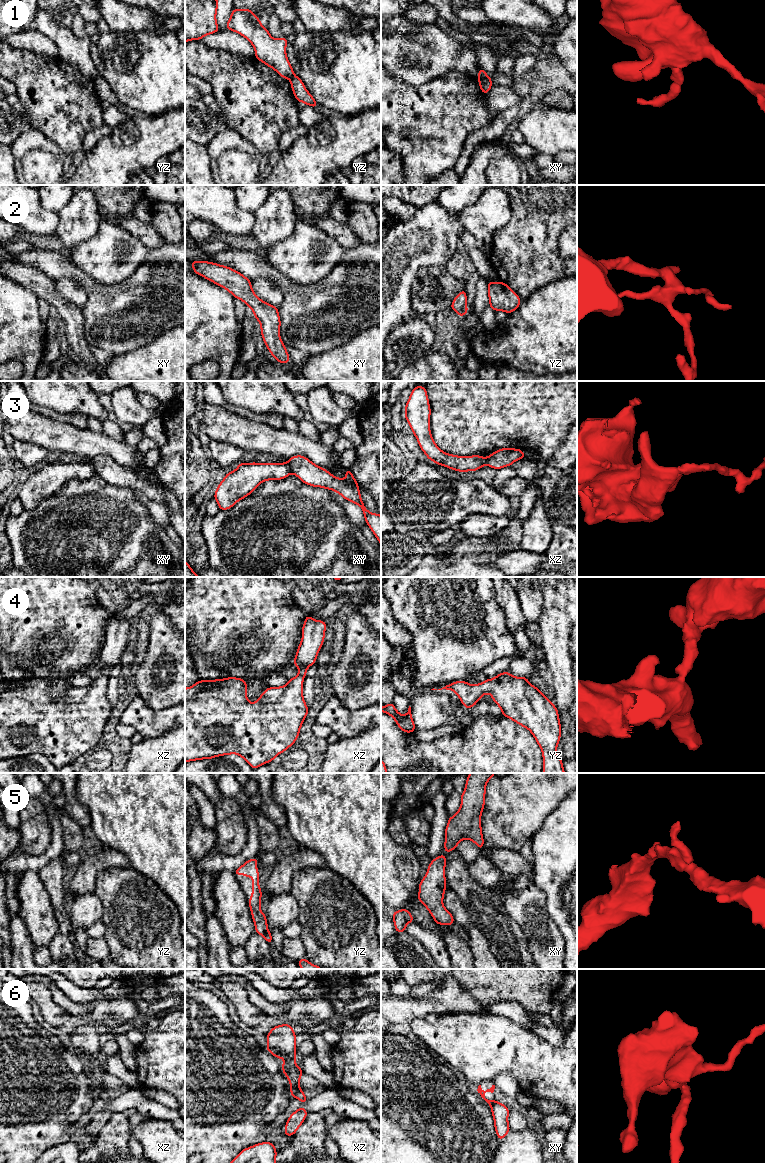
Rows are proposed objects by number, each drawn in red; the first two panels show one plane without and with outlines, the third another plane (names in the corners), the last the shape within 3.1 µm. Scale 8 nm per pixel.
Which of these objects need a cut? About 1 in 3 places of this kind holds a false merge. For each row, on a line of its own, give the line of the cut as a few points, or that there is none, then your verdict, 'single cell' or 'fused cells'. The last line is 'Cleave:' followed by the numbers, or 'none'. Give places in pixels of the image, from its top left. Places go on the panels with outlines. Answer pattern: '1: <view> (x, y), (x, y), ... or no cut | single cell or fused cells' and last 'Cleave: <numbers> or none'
1: xy (478, 77), (485, 78), (490, 82) | fused cells
2: no cut | single cell
3: xy (287, 463), (291, 471) | fused cells
4: no cut | single cell
5: no cut | single cell
6: xz (299, 1087), (294, 1096) | fused cells
Cleave: 1, 3, 6

